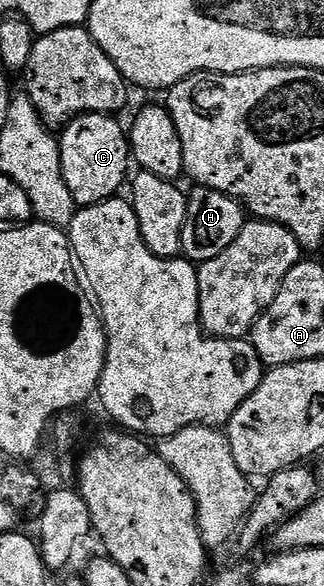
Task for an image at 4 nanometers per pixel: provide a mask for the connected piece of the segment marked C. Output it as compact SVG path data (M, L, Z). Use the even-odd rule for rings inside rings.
M88 112L86 116L74 118L60 133L63 182L67 182L67 190L71 190L71 198L75 198L78 209L114 199L130 179L129 137L126 125L117 120L120 119L113 114Z

